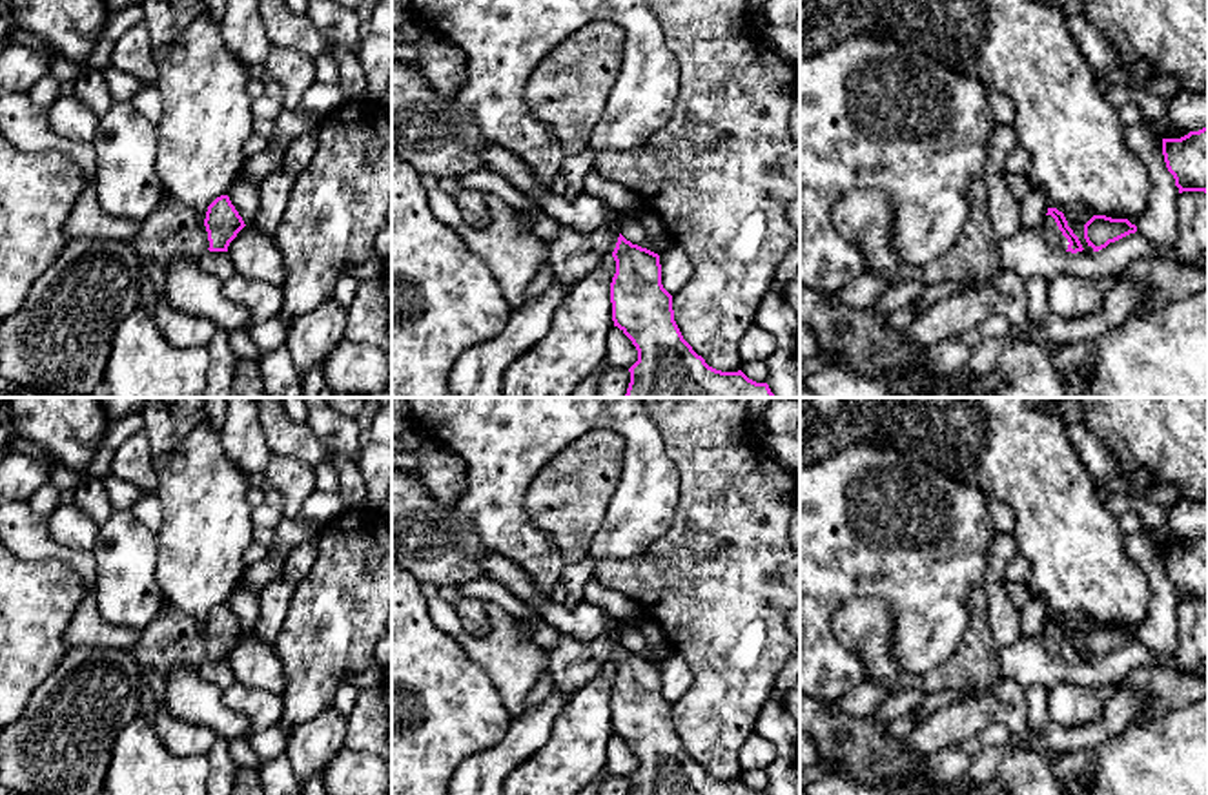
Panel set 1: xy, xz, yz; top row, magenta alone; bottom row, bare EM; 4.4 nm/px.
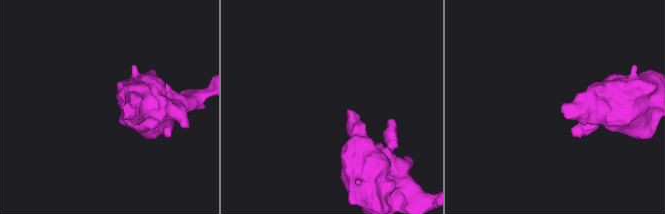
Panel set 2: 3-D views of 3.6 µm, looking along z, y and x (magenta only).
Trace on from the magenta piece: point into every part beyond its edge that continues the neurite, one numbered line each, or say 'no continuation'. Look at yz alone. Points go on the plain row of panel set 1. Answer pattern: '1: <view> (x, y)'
1: yz (1054, 646)

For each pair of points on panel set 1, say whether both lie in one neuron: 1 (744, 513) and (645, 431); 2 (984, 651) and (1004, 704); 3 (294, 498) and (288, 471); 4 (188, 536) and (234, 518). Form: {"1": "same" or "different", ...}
{"1": "different", "2": "different", "3": "same", "4": "same"}

